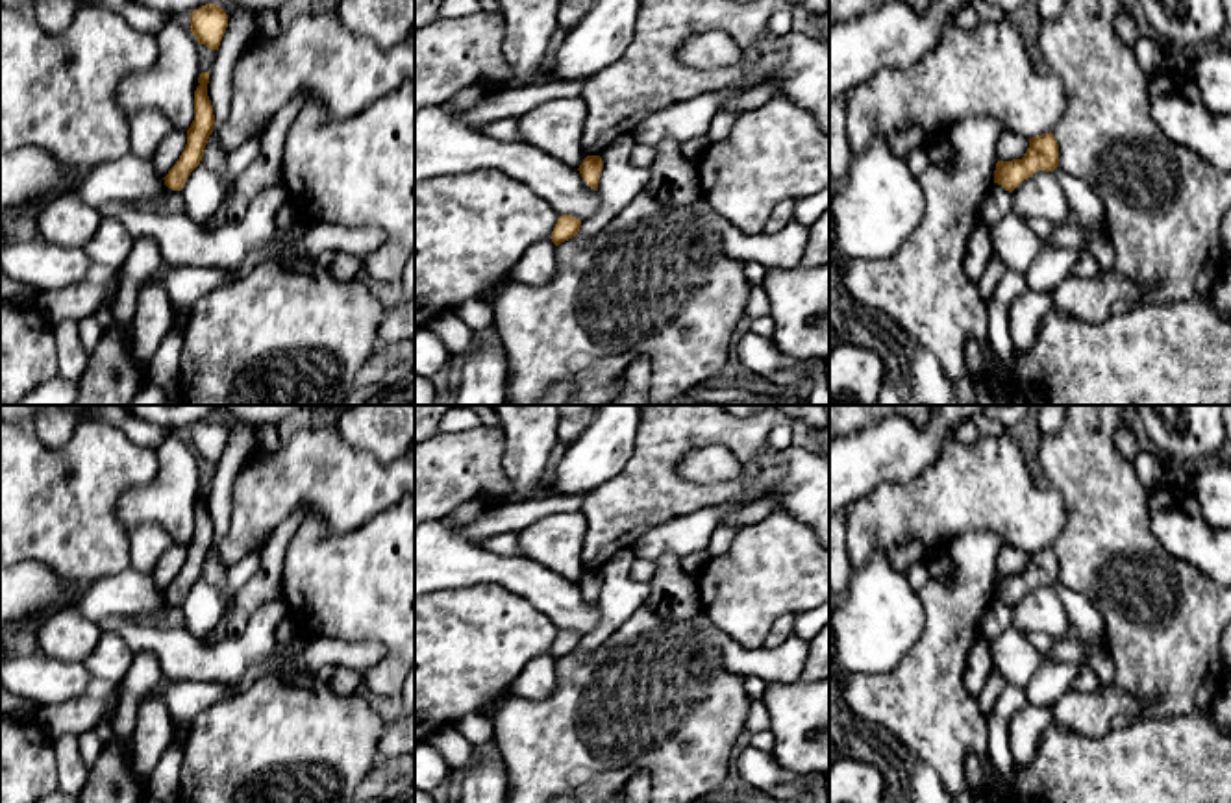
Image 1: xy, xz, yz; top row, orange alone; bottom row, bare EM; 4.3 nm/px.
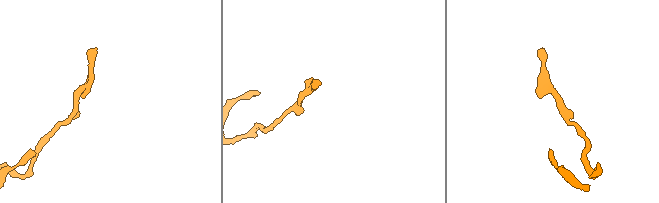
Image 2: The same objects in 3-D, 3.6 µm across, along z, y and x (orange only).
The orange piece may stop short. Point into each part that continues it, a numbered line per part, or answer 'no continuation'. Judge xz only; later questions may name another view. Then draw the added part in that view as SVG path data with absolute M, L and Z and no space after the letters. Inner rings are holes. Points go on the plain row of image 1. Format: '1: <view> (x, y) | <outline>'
no continuation

